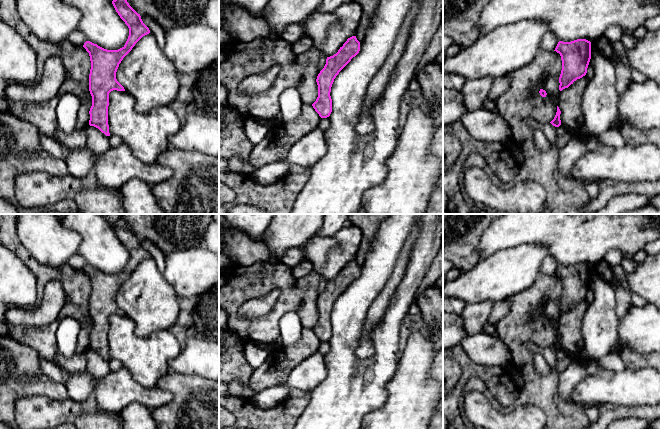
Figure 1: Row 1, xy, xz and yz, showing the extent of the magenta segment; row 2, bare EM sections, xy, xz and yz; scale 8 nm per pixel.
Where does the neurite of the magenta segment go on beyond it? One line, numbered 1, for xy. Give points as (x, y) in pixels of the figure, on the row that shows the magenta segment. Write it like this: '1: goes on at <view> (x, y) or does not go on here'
1: does not go on here

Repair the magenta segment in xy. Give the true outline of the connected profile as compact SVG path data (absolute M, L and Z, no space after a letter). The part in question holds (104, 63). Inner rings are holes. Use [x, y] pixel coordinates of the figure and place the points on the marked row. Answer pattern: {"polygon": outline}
{"polygon": "M113 0L112 4L129 28L129 36L125 45L118 50L107 50L90 41L83 47L89 53L91 69L89 74L89 91L92 96L89 125L98 128L106 136L110 136L108 125L109 93L113 90L125 91L117 81L116 72L123 58L135 44L150 33L138 14L127 0Z"}

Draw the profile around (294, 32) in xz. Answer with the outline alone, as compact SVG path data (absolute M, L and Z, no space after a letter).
M291 24L287 26L281 34L281 39L288 41L291 44L296 43L304 37L302 24Z

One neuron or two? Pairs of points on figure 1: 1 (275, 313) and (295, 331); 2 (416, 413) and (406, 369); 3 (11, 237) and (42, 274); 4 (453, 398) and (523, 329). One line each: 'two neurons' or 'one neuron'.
1: two neurons
2: one neuron
3: one neuron
4: two neurons

